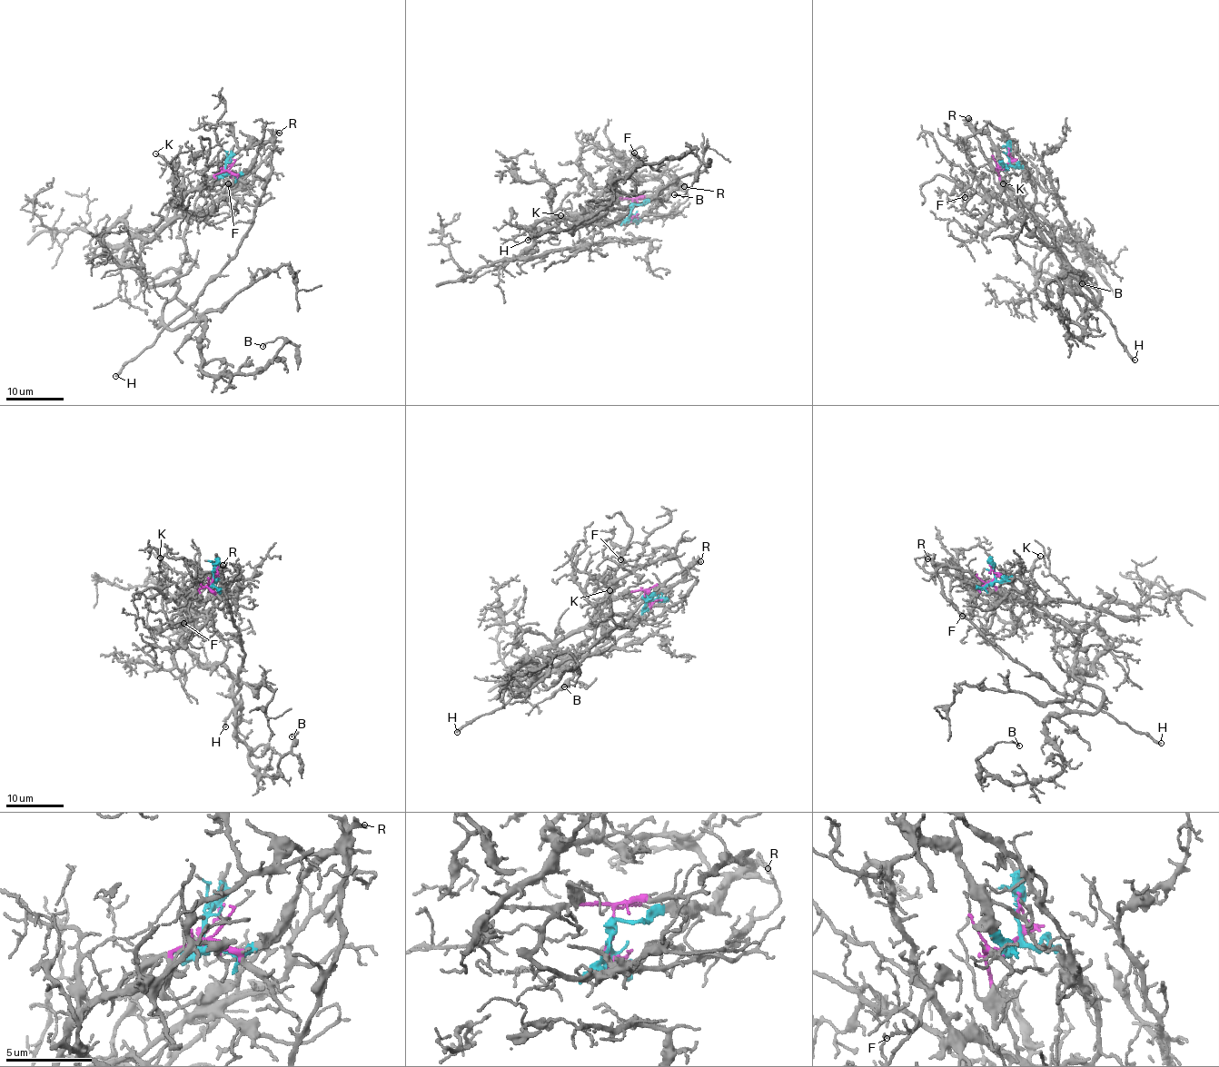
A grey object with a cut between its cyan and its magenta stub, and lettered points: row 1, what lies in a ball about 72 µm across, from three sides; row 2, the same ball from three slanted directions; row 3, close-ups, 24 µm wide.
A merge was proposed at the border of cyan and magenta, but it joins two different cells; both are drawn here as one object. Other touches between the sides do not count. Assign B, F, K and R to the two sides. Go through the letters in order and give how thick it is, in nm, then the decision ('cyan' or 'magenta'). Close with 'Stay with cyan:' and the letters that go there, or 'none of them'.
B: 110 nm thick; magenta
F: 110 nm thick; magenta
K: 150 nm thick; magenta
R: 200 nm thick; cyan
Stay with cyan: R

